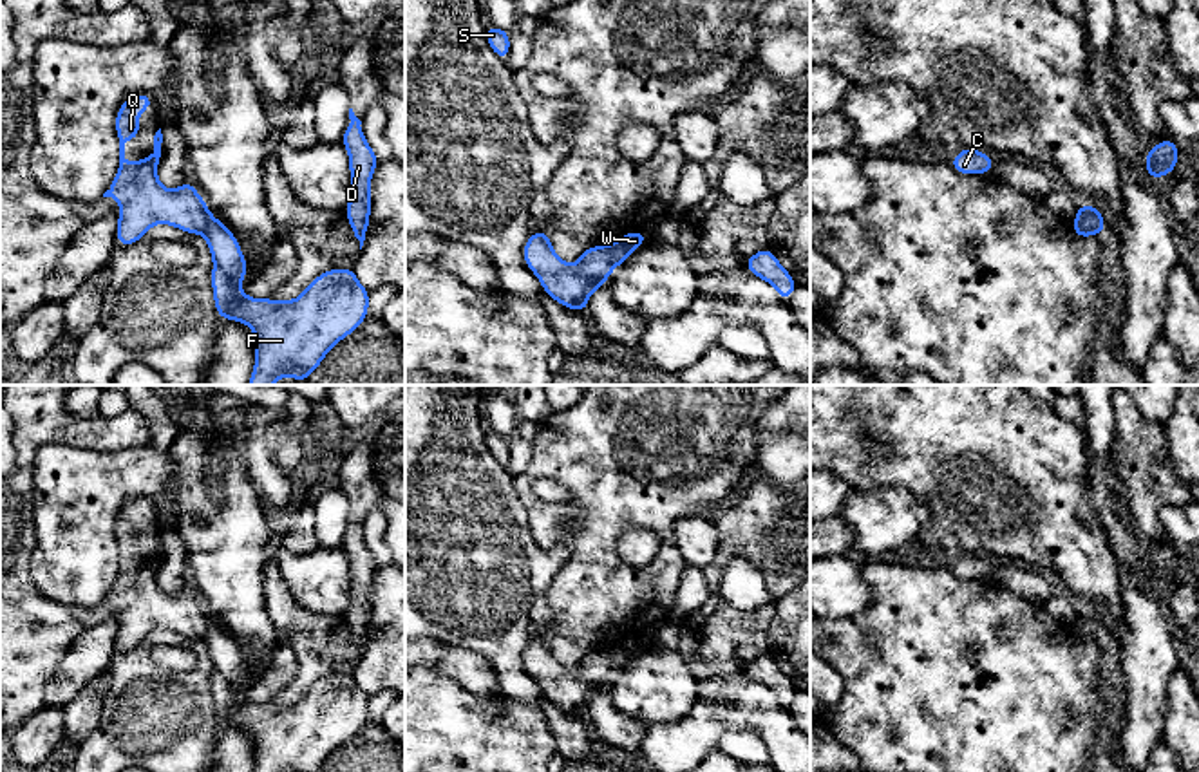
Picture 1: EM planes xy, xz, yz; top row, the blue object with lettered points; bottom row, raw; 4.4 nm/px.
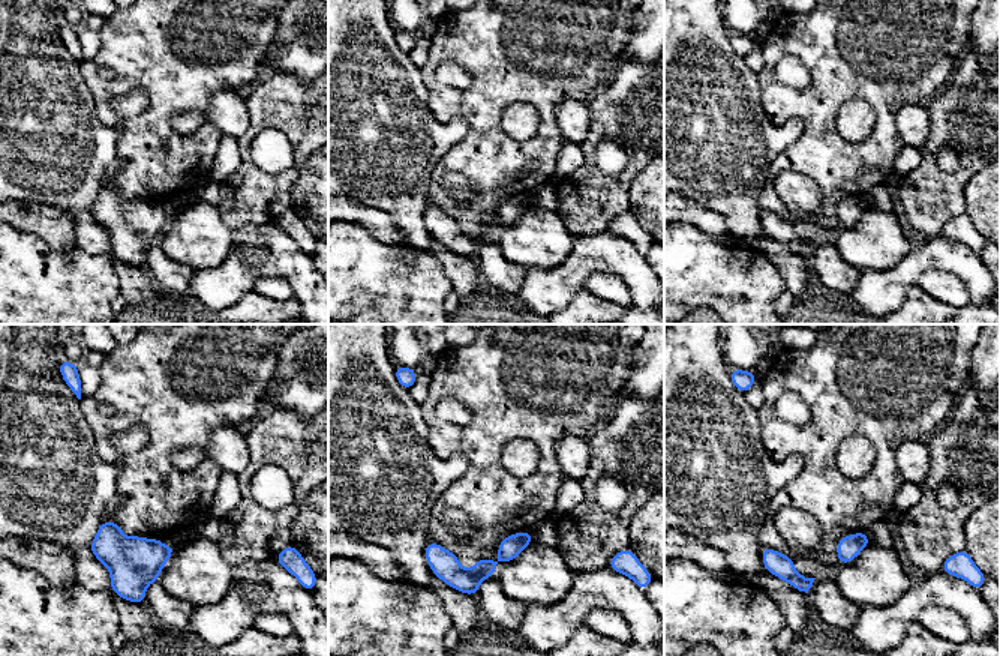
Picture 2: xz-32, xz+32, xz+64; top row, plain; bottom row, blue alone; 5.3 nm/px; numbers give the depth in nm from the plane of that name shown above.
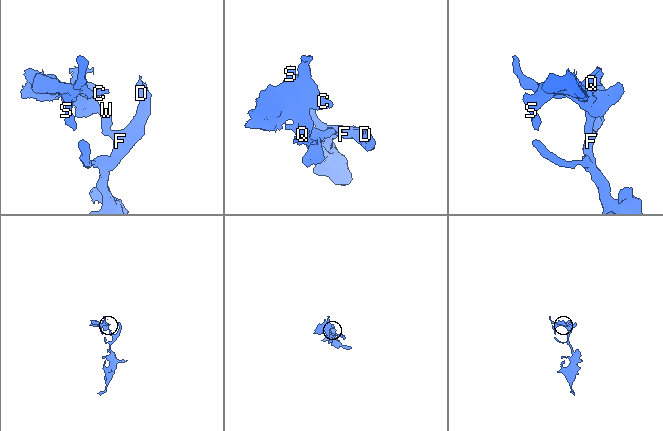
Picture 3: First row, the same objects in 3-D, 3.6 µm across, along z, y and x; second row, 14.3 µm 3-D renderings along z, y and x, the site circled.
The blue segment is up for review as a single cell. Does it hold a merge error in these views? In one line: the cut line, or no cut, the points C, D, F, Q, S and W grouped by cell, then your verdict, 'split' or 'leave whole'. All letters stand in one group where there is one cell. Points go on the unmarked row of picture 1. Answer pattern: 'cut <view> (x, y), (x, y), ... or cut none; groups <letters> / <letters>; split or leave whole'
cut xz (608, 649), (615, 671); groups C Q S / D F W; split

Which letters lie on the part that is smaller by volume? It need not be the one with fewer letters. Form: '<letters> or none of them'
C, Q, S

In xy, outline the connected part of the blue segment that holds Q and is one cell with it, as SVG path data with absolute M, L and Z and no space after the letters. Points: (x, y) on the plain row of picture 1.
M136 499L121 508L116 519L119 573L103 602L118 604L121 609L116 645L123 653L137 647L157 627L175 631L184 638L203 640L213 624L190 586L184 586L177 595L166 595L157 586L161 533L154 541L154 557L148 562L137 568L125 564L125 548L139 542L139 517L148 515L154 508L152 501Z

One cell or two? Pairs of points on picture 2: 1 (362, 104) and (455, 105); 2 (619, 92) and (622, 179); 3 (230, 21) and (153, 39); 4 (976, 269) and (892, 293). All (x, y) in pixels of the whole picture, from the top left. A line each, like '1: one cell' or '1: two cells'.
1: two cells
2: one cell
3: one cell
4: one cell

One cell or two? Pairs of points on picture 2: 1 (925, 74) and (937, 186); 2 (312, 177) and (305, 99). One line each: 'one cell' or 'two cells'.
1: two cells
2: two cells

